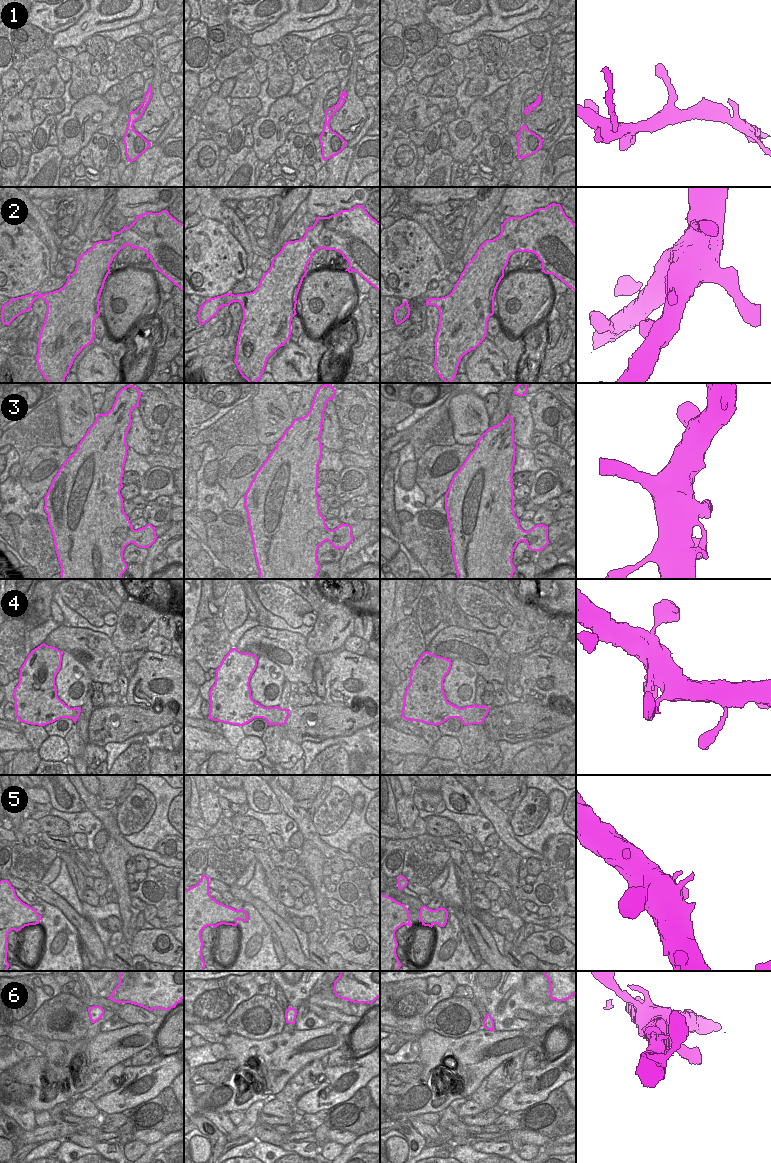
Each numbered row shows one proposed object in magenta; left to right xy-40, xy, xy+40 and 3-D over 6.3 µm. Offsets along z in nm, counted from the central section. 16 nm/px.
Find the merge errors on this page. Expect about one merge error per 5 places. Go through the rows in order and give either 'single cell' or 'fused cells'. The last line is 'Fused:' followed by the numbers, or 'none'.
1: single cell
2: single cell
3: single cell
4: single cell
5: single cell
6: single cell
Fused: none

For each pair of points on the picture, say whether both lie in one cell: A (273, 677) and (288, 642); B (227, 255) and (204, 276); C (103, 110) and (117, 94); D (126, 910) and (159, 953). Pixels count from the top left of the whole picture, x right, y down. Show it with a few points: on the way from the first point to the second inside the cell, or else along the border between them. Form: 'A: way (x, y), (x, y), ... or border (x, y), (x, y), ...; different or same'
A: border (258, 656), (275, 662), (285, 678); different
B: way (221, 258), (209, 270); same
C: border (102, 96), (110, 103), (118, 104); different
D: border (133, 937), (128, 945); different

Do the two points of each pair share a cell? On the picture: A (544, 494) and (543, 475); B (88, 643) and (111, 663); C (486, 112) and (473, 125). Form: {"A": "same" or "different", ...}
{"A": "same", "B": "same", "C": "same"}

